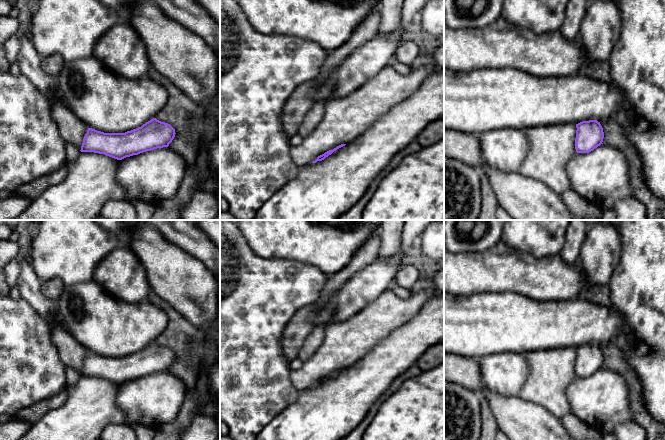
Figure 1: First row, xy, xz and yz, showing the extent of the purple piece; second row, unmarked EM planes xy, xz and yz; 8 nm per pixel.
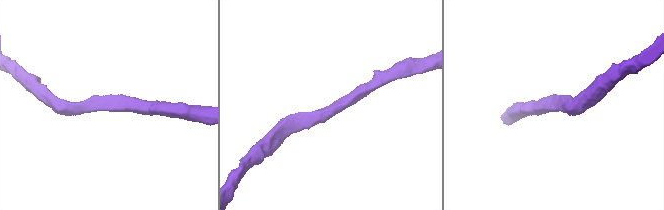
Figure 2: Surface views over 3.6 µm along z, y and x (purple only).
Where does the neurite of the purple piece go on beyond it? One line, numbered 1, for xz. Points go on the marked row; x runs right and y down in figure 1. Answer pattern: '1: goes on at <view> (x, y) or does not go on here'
1: does not go on here

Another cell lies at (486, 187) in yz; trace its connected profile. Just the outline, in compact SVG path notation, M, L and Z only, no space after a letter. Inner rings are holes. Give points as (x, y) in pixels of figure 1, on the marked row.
M485 174L480 175L481 179L481 211L477 220L497 220L497 209L499 202L494 189Z

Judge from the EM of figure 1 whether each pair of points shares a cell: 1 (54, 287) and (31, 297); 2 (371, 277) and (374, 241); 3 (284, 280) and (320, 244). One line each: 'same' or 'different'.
1: different
2: different
3: different

